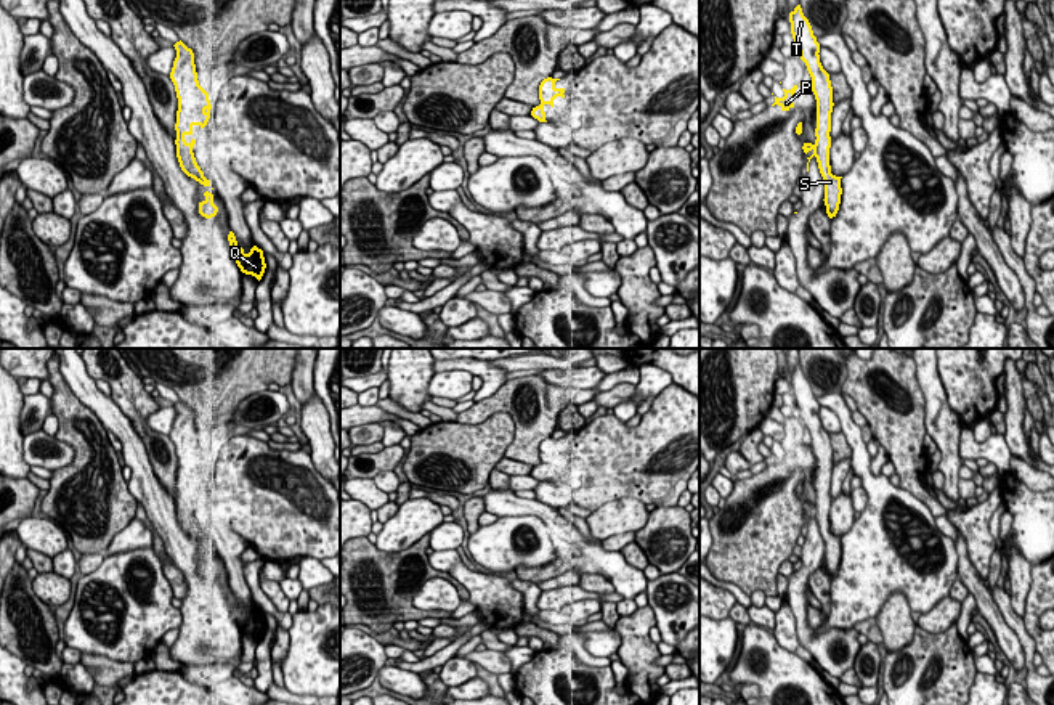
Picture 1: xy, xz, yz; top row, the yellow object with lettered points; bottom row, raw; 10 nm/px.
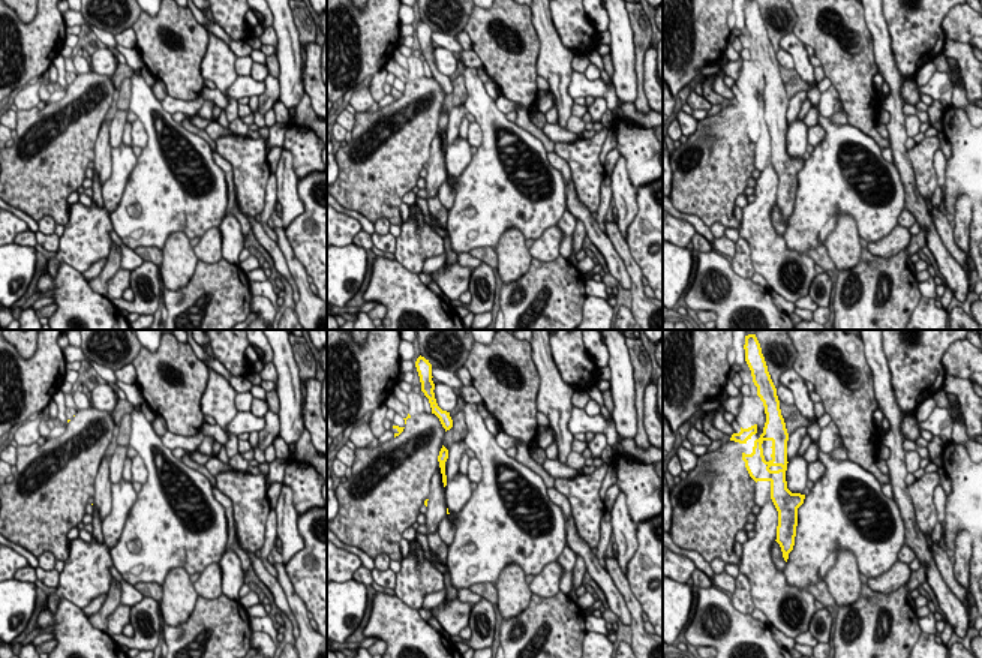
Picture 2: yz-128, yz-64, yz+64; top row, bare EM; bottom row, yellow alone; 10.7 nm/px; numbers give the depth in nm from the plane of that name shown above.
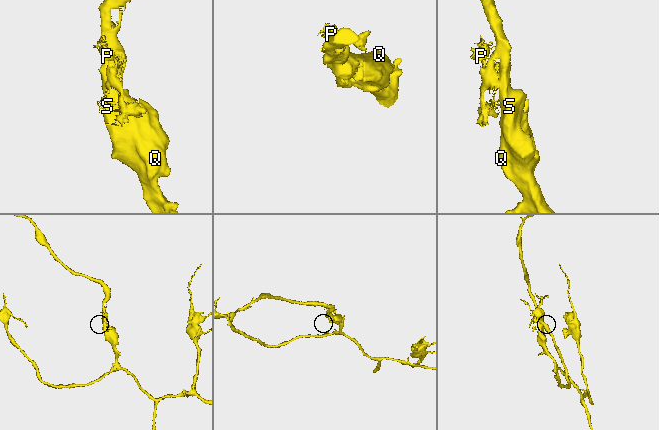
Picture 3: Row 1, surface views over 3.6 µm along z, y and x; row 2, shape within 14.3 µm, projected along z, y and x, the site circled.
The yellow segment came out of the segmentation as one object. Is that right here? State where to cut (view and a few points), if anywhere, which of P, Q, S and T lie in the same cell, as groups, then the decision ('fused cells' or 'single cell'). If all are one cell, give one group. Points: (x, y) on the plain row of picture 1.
no cut | P Q S T | single cell

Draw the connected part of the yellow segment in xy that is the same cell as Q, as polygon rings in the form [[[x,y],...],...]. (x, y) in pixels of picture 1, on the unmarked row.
[[[229,591],[228,601],[231,607],[231,615],[236,620],[241,631],[245,634],[252,634],[260,641],[266,628],[263,610],[253,605],[250,612],[245,613],[244,609],[237,605],[237,601],[233,591]]]

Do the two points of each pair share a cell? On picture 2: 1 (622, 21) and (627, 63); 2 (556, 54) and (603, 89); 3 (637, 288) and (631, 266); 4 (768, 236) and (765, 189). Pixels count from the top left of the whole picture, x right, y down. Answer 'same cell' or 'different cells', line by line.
1: same cell
2: different cells
3: same cell
4: same cell

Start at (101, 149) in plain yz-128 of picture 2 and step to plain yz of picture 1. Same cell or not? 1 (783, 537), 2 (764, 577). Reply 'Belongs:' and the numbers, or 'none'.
Belongs: none

